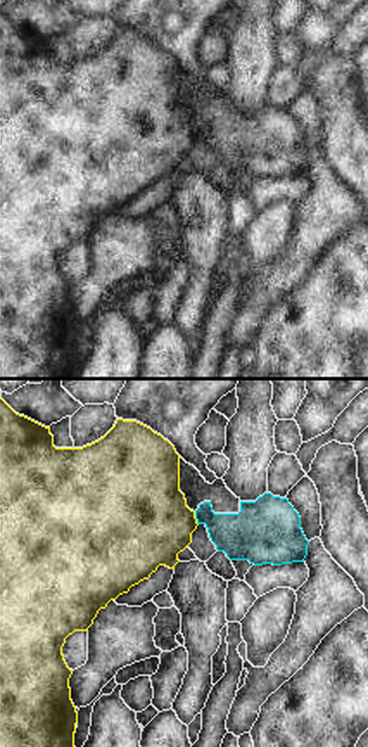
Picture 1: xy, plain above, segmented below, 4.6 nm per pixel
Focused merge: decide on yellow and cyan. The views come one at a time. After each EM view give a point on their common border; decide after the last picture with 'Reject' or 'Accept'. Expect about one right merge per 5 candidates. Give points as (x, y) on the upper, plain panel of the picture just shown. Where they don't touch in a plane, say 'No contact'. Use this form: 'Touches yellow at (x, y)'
Touches yellow at (196, 132).

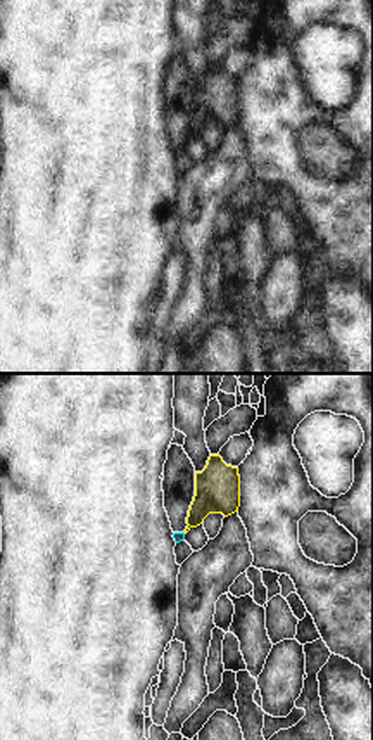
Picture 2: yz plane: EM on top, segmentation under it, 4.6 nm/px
No contact.

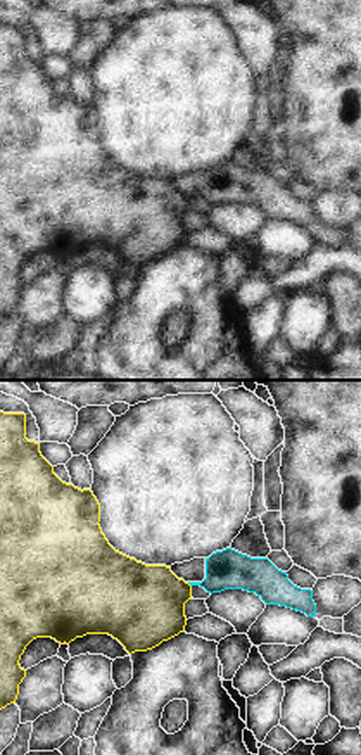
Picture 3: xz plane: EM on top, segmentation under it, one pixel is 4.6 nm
Touches yellow at (189, 197).

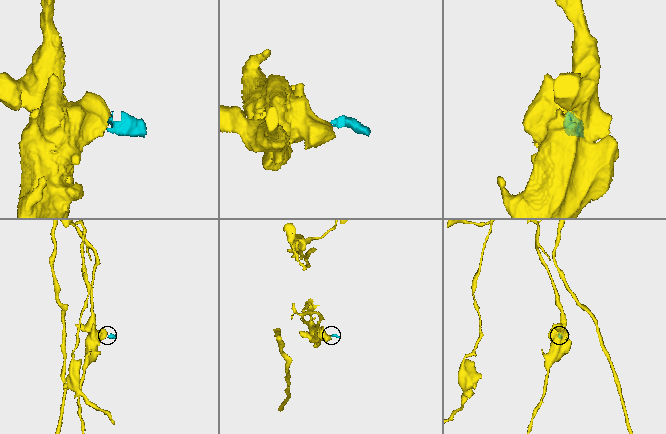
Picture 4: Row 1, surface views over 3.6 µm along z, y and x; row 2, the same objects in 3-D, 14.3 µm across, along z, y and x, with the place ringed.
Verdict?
Reject.

